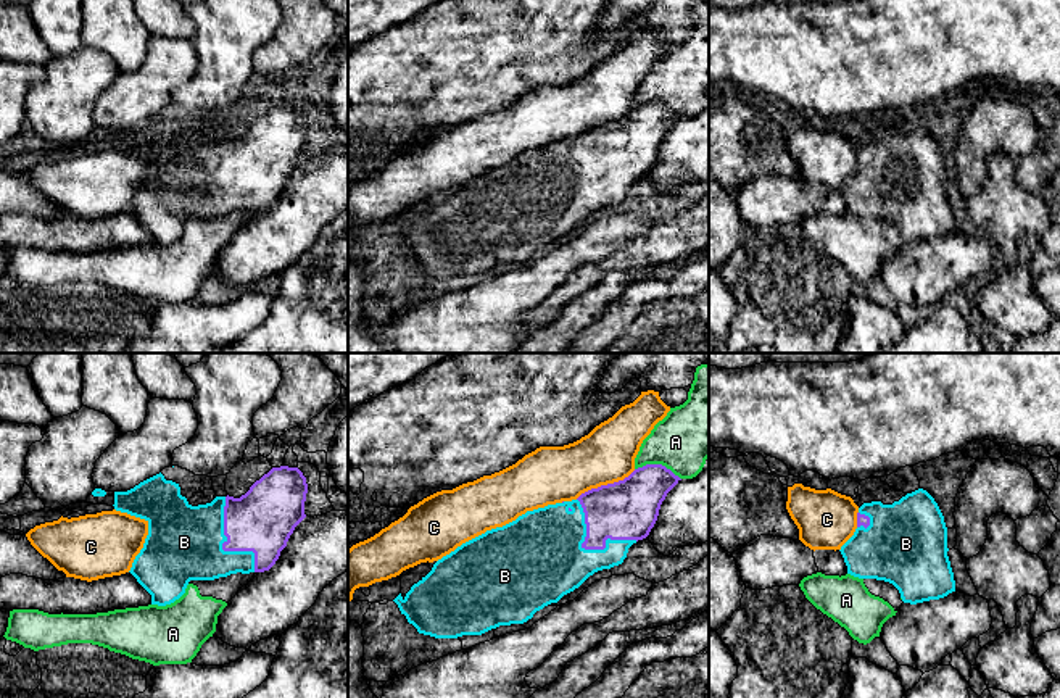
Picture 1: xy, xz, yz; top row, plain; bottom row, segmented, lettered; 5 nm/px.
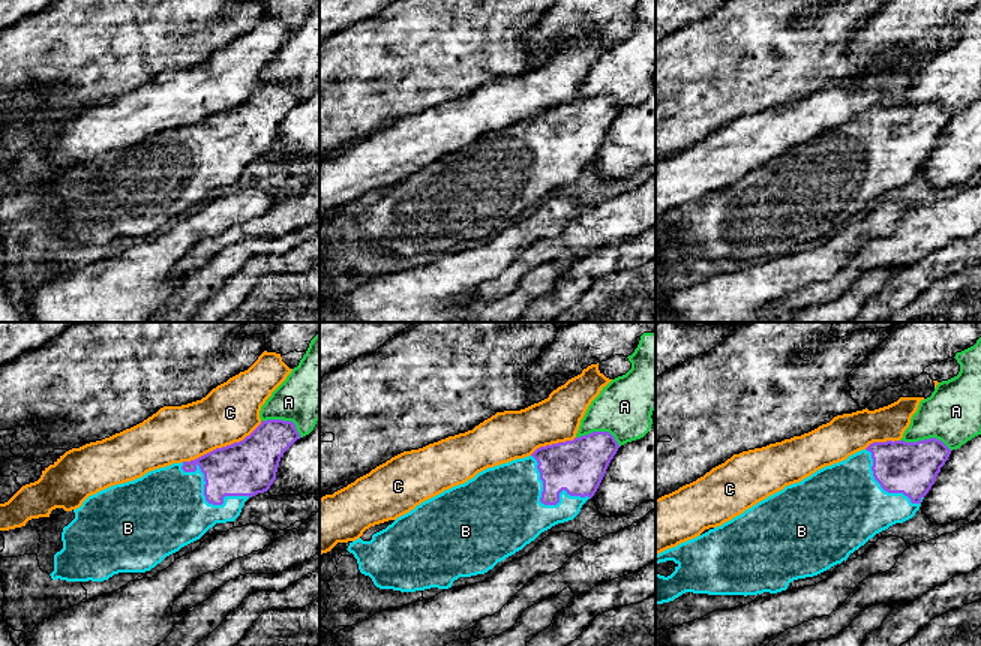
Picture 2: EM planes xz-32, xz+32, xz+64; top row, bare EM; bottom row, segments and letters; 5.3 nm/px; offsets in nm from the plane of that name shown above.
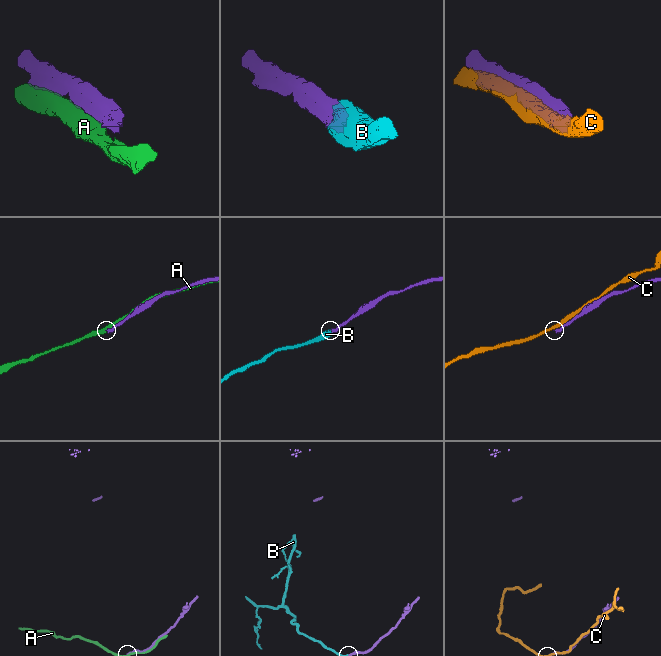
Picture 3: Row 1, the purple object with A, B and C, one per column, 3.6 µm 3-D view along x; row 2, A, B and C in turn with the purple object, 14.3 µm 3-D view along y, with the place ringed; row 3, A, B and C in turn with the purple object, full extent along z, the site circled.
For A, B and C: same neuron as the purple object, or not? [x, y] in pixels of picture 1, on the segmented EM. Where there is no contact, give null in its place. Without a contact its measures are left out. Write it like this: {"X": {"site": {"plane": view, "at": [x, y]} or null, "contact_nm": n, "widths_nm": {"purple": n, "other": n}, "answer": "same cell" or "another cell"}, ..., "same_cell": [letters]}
{"A": {"site": {"plane": "xz", "at": [658, 465]}, "contact_nm": 240, "widths_nm": {"purple": 280, "other": 300}, "answer": "another cell"}, "B": {"site": {"plane": "xz", "at": [588, 548]}, "contact_nm": 360, "widths_nm": {"purple": 280, "other": 440}, "answer": "same cell"}, "C": {"site": {"plane": "xz", "at": [604, 486]}, "contact_nm": 340, "widths_nm": {"purple": 300, "other": 280}, "answer": "another cell"}, "same_cell": ["B"]}

